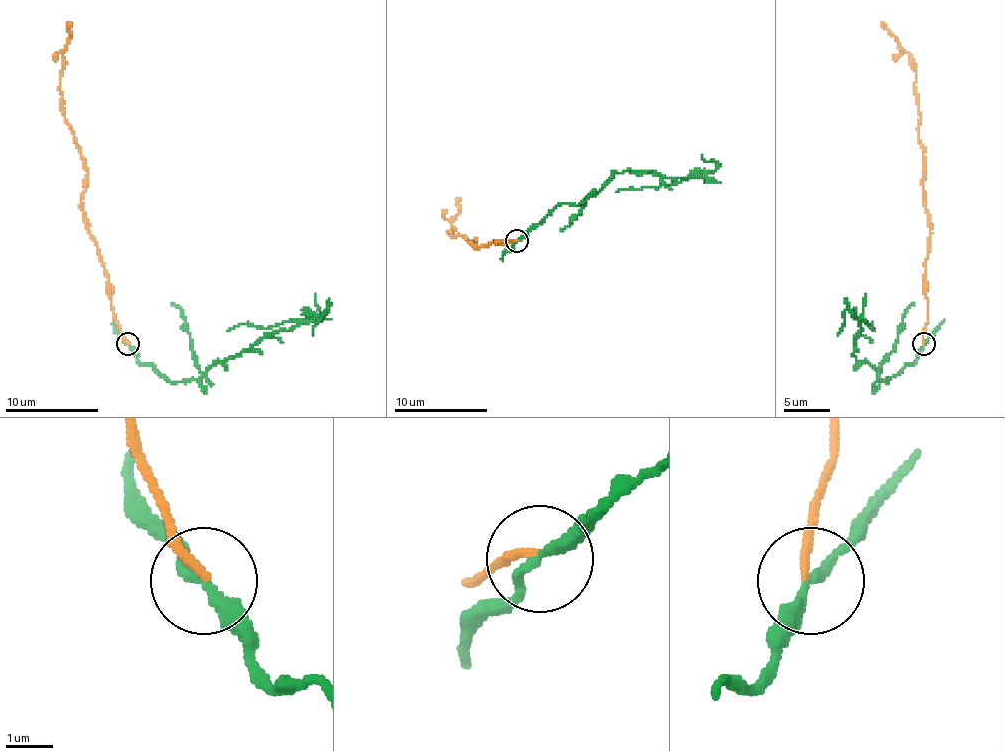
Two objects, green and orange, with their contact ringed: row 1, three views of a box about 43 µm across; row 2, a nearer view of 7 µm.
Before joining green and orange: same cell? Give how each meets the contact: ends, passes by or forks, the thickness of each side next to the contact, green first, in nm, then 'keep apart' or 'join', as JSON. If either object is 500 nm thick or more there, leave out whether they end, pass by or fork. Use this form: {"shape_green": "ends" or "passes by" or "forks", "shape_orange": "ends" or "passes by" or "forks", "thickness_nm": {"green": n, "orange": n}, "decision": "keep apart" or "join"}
{"shape_green": "passes by", "shape_orange": "ends", "thickness_nm": {"green": 220, "orange": 170}, "decision": "keep apart"}

